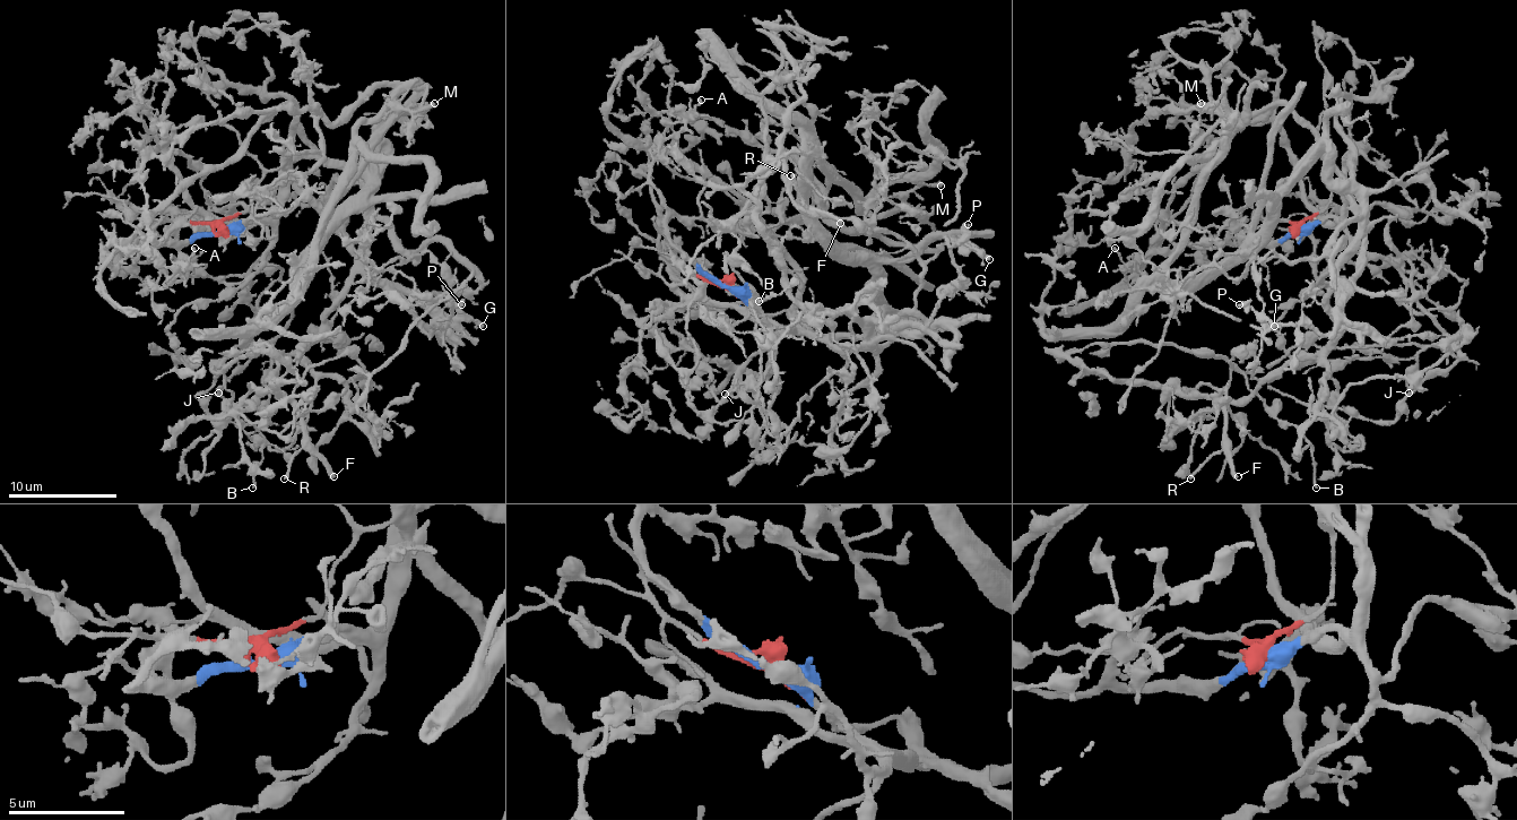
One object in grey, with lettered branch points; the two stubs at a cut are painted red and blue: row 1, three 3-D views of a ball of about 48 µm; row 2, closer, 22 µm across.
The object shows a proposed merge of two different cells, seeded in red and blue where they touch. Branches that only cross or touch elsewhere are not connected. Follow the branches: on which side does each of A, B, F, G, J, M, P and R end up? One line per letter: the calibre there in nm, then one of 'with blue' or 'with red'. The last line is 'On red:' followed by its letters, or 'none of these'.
A: calibre 200 nm; with blue
B: calibre 160 nm; with red
F: calibre 340 nm; with red
G: calibre 240 nm; with blue
J: calibre 110 nm; with red
M: calibre 320 nm; with blue
P: calibre 260 nm; with blue
R: calibre 200 nm; with red
On red: B, F, J, R

